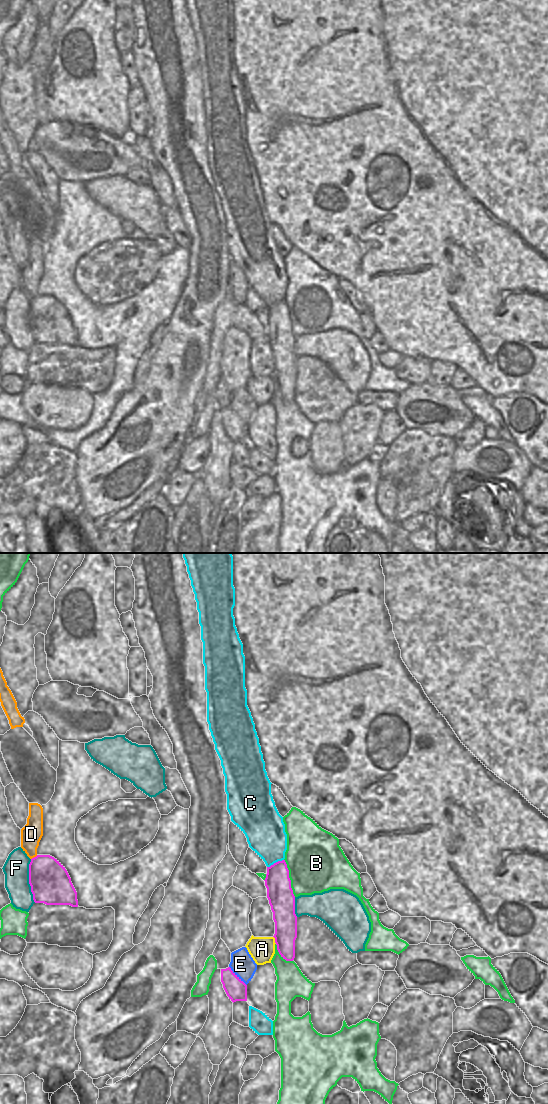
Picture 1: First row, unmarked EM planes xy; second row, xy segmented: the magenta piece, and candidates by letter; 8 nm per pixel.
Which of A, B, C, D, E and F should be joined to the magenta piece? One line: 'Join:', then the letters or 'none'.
Join: none

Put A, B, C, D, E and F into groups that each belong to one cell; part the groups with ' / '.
A / B / C / D / E / F

